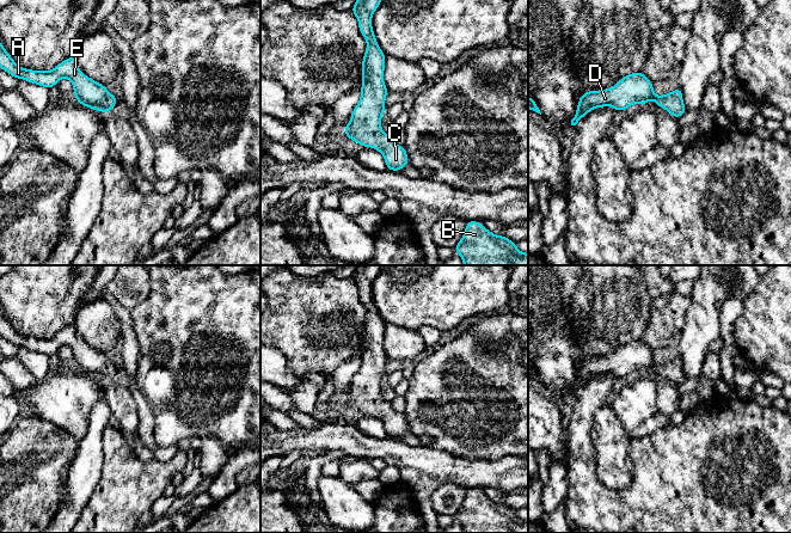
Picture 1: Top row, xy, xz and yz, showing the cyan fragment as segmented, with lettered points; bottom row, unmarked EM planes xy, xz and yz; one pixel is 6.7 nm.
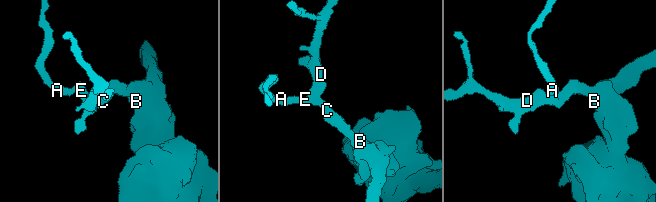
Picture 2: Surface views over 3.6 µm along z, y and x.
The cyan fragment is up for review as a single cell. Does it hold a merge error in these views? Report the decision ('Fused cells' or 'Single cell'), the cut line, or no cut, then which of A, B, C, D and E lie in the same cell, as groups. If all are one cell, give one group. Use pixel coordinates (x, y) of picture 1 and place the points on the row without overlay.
Single cell. No split. Groups: A B C D E

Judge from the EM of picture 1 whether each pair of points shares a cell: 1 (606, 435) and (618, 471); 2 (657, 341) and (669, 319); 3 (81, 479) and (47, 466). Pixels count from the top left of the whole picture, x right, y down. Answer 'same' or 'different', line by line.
1: same
2: same
3: different

